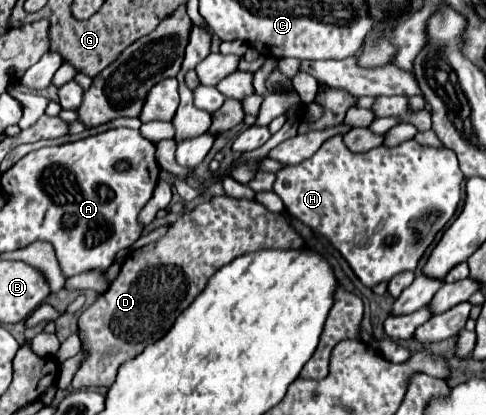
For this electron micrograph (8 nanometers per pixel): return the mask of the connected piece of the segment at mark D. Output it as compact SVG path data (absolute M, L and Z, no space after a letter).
M220 196L196 206L188 214L182 214L170 226L164 238L130 252L120 268L118 278L110 284L110 288L102 296L98 296L98 300L92 306L88 306L82 312L78 328L80 328L80 336L88 344L90 356L74 374L72 388L74 390L100 388L100 386L108 388L116 378L118 366L138 356L148 344L160 340L172 328L176 316L182 310L186 310L192 304L192 300L204 290L204 286L214 276L214 272L230 264L234 258L250 252L258 252L258 250L302 250L302 248L306 248L306 242L300 238L300 234L294 232L294 228L286 222L286 218L282 214L268 212L256 200L234 200L234 198Z

